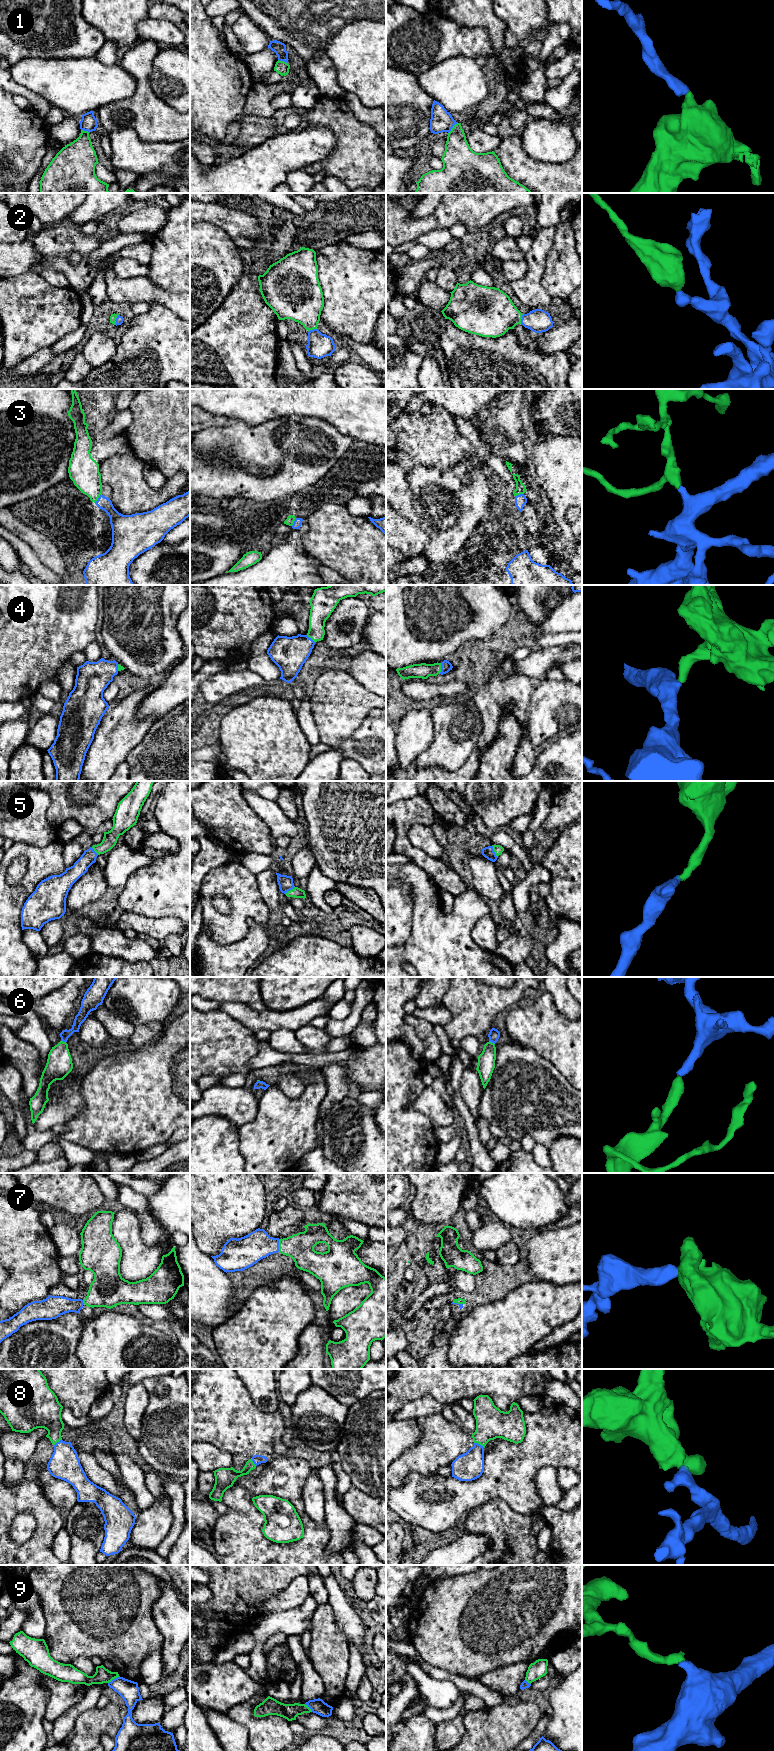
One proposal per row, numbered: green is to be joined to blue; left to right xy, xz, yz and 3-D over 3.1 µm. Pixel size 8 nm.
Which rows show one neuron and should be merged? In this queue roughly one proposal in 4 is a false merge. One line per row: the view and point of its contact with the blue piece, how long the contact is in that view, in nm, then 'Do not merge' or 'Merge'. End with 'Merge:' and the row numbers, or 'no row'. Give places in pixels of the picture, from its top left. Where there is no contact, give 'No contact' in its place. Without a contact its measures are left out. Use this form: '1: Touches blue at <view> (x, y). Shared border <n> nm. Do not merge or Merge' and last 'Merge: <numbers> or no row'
1: Touches blue at yz (452, 127). Shared border 120 nm. Merge
2: Touches blue at xy (116, 319). Shared border 90 nm. Merge
3: Touches blue at xy (98, 498). Shared border 90 nm. Merge
4: Touches blue at yz (441, 668). Shared border 90 nm. Merge
5: Touches blue at yz (493, 851). Shared border 110 nm. Merge
6: Touches blue at yz (492, 1042). Shared border 60 nm. Merge
7: Touches blue at xz (278, 1245). Shared border 110 nm. Merge
8: Touches blue at yz (479, 1444). Shared border 100 nm. Merge
9: Touches blue at xy (113, 1679). Shared border 110 nm. Do not merge
Merge: 1, 2, 3, 4, 5, 6, 7, 8

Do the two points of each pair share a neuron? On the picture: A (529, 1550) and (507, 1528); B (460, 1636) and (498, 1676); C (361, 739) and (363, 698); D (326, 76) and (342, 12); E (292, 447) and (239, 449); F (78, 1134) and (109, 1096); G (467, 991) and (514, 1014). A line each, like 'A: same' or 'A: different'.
A: same
B: different
C: different
D: different
E: same
F: same
G: different

